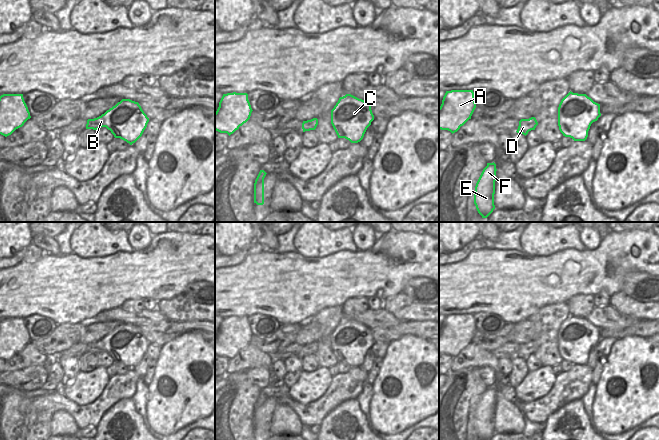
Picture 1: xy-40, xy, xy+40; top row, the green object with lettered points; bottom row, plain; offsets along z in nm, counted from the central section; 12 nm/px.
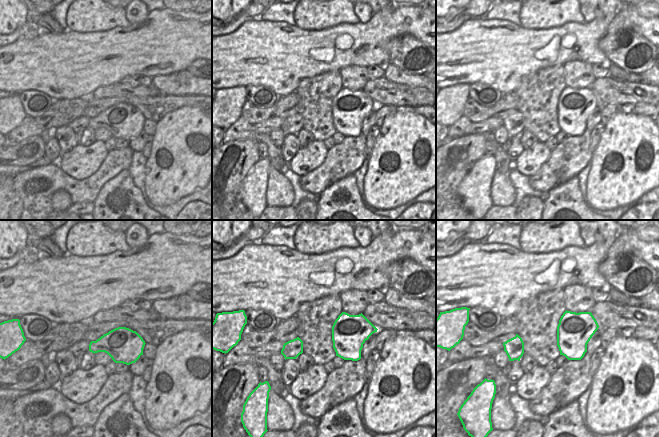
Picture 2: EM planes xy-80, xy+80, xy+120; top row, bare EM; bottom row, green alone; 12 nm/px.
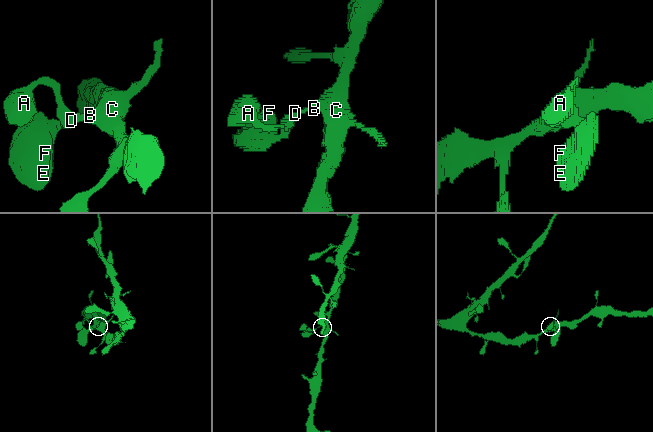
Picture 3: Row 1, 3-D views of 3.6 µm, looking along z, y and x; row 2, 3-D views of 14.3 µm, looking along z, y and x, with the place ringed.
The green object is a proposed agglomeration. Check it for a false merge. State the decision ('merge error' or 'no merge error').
merge error

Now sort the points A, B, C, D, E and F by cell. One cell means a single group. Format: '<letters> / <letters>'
A D E F / B C

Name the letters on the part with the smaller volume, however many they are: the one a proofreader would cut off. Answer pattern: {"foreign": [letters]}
{"foreign": ["A", "D", "E", "F"]}

